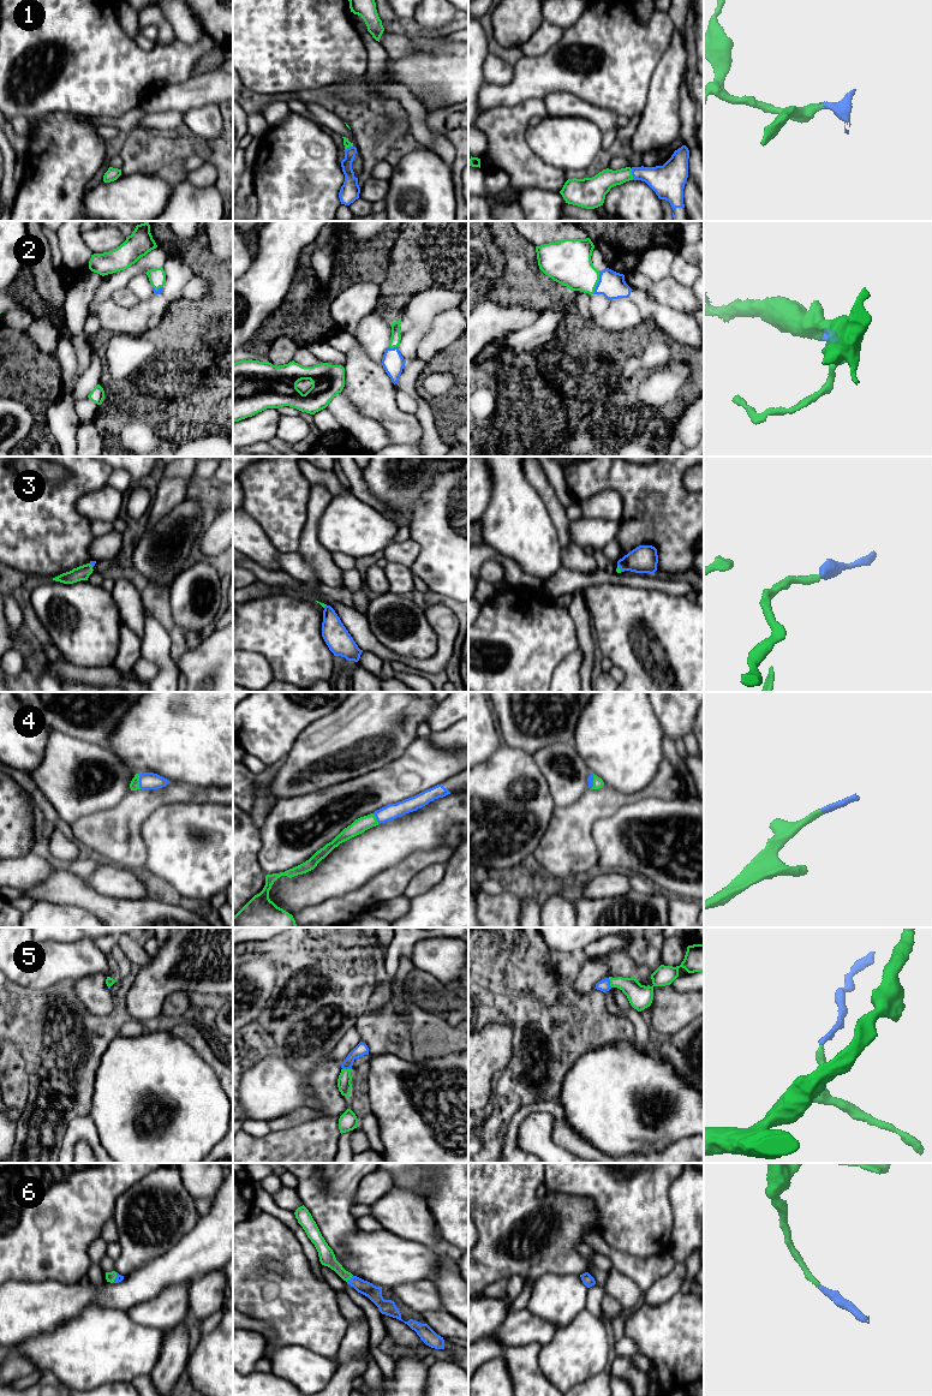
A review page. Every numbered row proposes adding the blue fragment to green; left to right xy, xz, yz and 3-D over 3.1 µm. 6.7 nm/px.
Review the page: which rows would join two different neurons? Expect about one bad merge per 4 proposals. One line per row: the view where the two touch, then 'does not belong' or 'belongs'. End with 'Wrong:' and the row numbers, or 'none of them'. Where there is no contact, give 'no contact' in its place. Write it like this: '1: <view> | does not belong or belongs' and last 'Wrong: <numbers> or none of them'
1: yz | belongs
2: yz | belongs
3: yz | belongs
4: xy | belongs
5: xz | belongs
6: xz | belongs
Wrong: none of them

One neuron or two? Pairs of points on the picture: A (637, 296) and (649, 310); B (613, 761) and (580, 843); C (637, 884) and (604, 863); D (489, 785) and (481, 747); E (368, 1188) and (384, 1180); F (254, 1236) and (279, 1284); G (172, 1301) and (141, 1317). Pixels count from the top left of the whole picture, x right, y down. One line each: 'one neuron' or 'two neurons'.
A: one neuron
B: two neurons
C: two neurons
D: two neurons
E: one neuron
F: one neuron
G: one neuron

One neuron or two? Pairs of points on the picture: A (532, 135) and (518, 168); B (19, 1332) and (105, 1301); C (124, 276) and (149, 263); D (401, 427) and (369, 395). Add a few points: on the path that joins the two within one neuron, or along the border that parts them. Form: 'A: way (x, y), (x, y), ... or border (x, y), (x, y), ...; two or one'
A: border (527, 127), (525, 133), (527, 147), (548, 163); two
B: way (41, 1311), (49, 1304), (83, 1299); one
C: way (130, 273), (143, 264); one
D: way (393, 419), (377, 404); one

